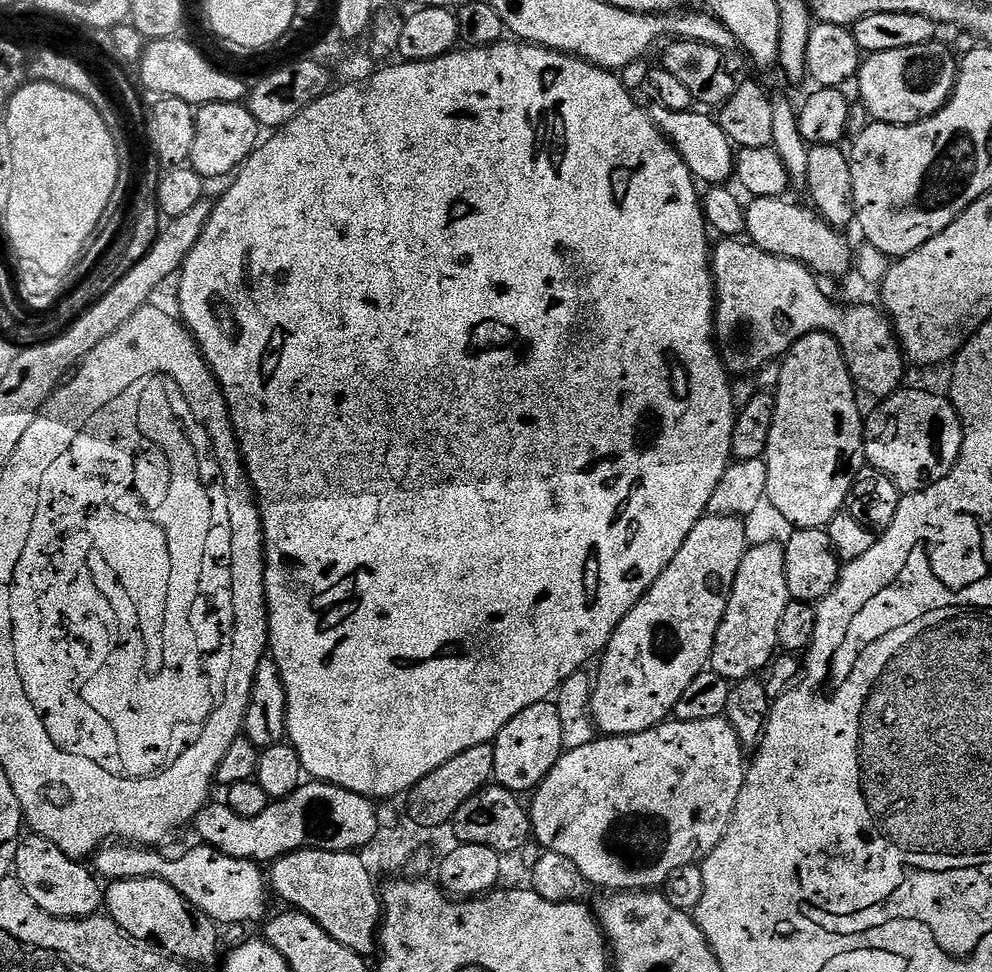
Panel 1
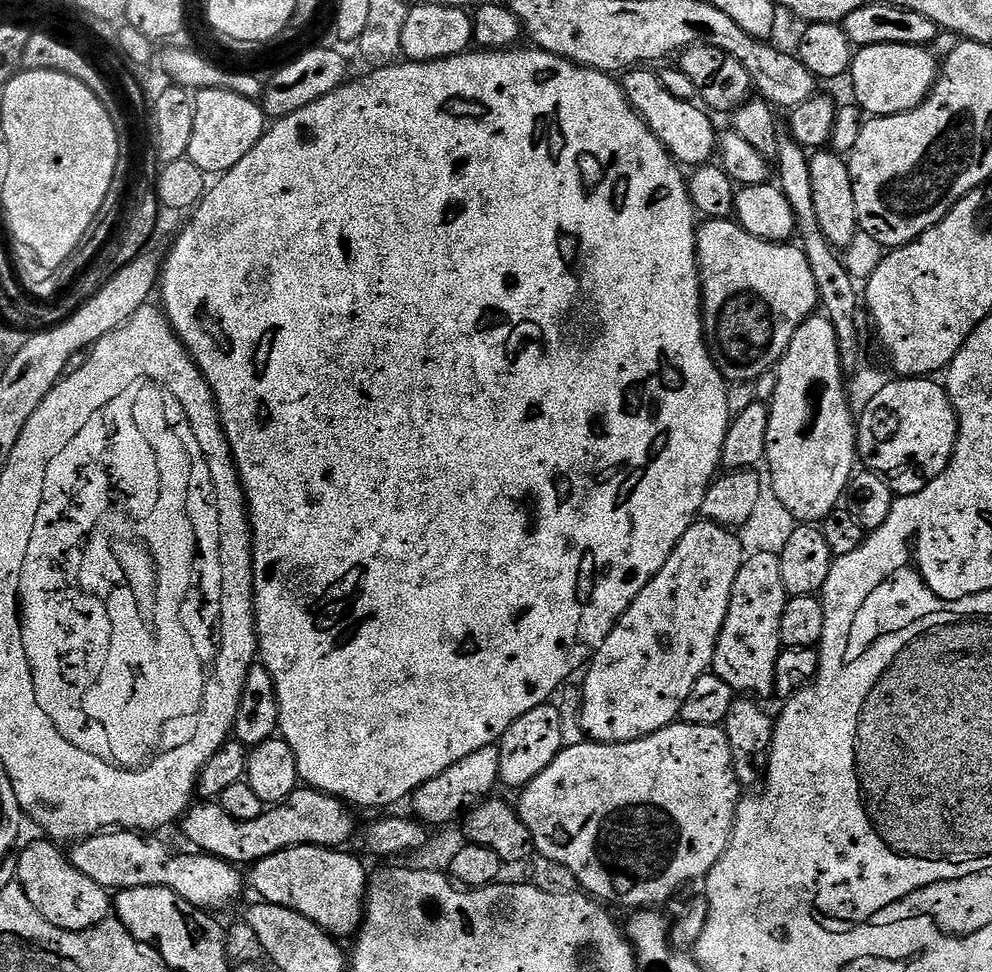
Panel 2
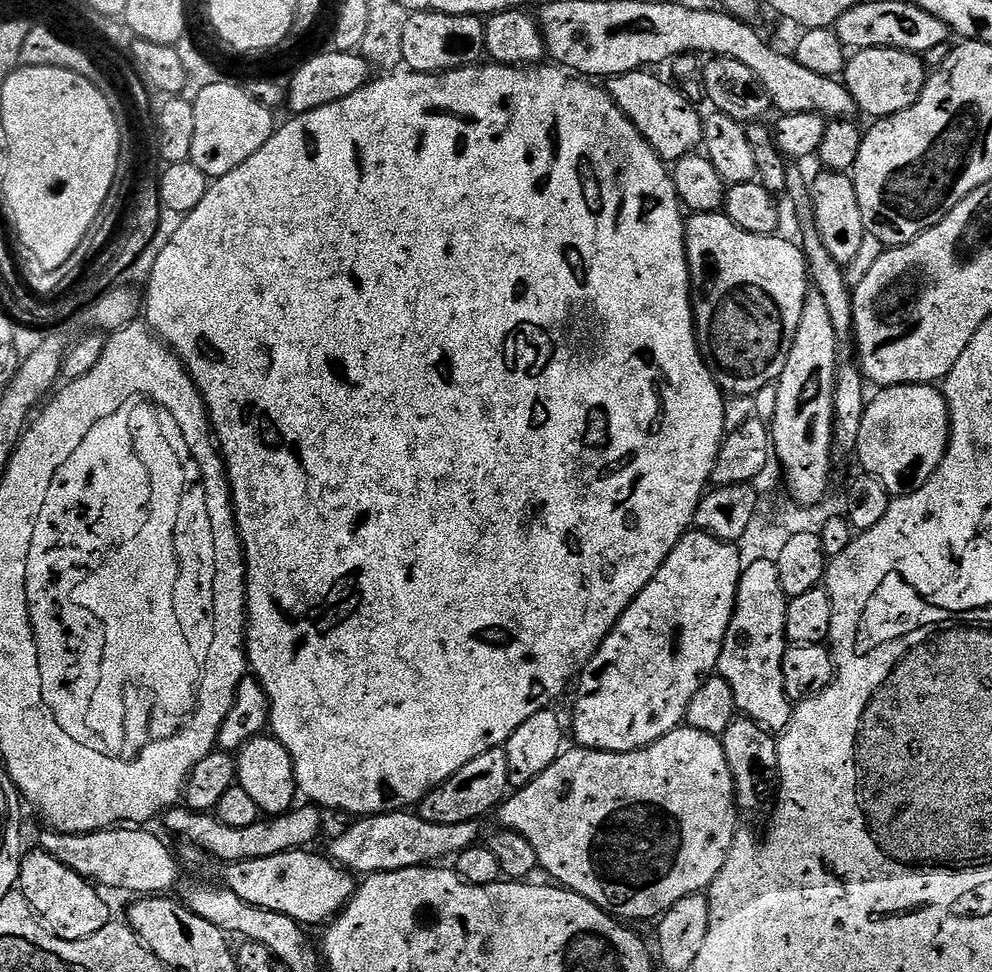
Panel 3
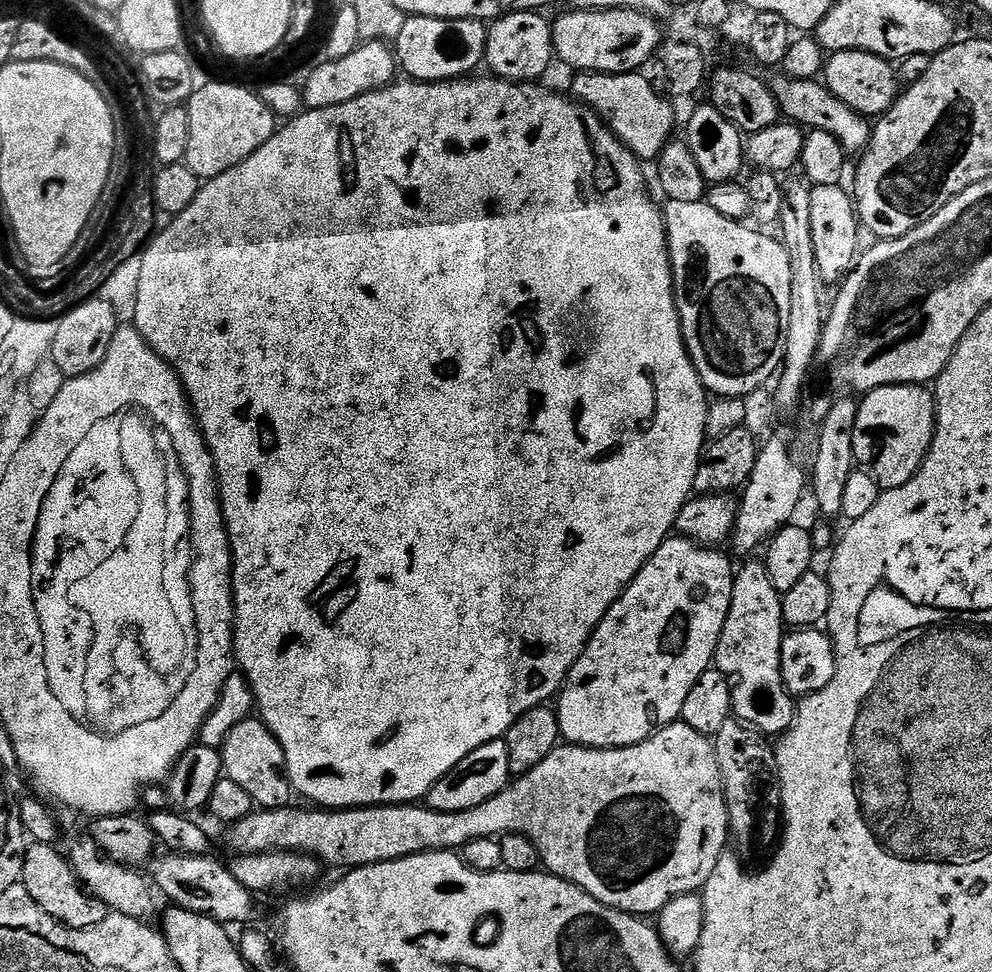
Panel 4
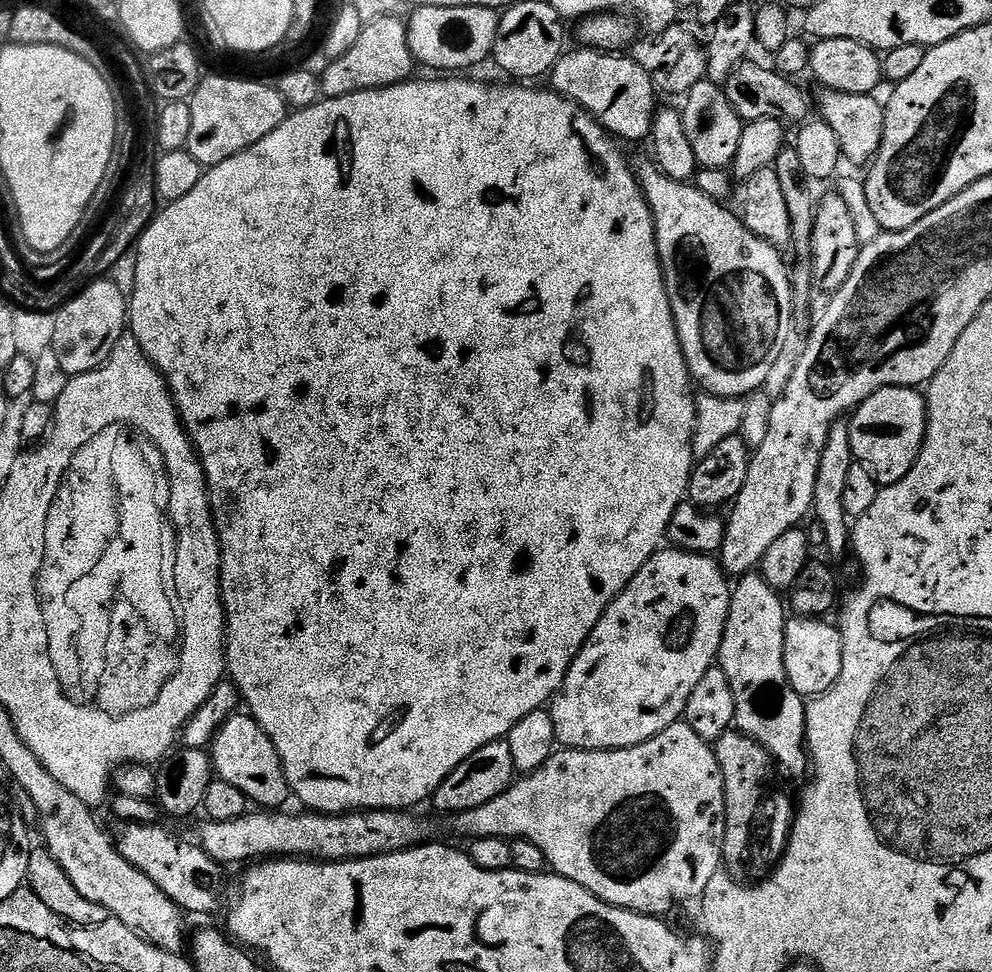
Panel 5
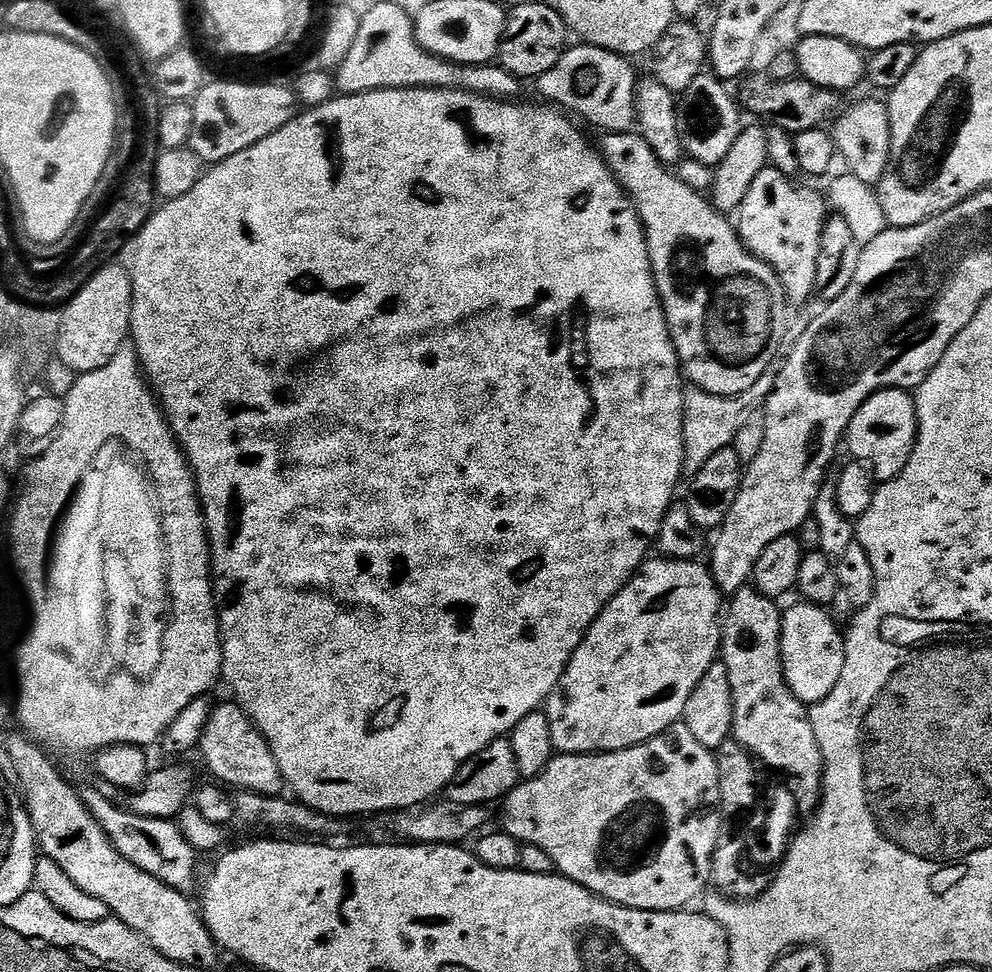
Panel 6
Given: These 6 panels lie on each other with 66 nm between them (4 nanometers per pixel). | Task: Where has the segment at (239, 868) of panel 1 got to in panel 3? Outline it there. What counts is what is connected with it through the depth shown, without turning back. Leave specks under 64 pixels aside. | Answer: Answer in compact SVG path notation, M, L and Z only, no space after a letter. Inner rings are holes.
M124 826L119 830L102 832L58 832L47 830L40 836L39 847L48 852L62 866L78 875L91 878L97 885L108 888L125 888L136 894L164 894L180 876L180 868L168 848L152 832L133 830Z

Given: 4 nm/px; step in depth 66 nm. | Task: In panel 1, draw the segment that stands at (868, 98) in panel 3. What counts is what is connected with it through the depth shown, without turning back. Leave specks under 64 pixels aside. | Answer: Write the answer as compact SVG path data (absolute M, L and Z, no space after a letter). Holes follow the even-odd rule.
M940 43L874 52L861 63L858 100L873 121L881 124L912 124L933 116L951 98L956 89L958 60L947 43Z

